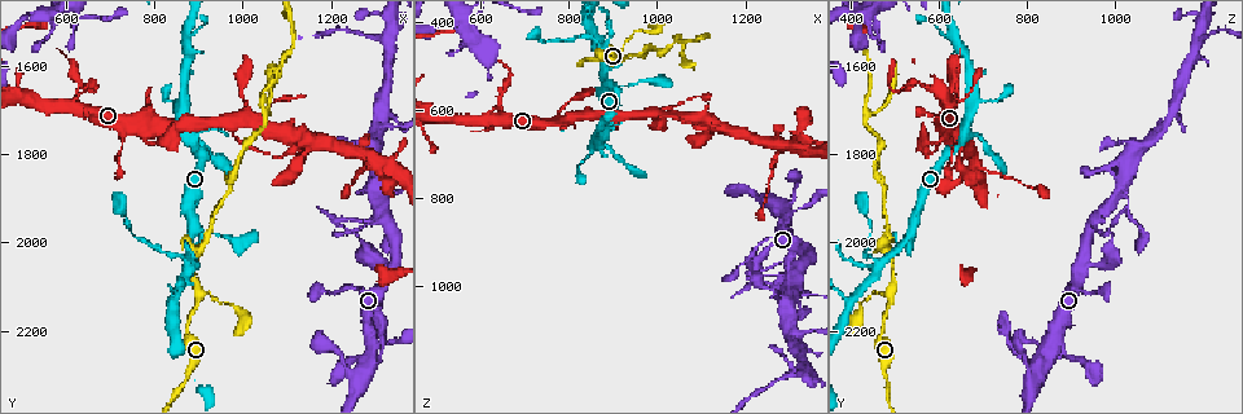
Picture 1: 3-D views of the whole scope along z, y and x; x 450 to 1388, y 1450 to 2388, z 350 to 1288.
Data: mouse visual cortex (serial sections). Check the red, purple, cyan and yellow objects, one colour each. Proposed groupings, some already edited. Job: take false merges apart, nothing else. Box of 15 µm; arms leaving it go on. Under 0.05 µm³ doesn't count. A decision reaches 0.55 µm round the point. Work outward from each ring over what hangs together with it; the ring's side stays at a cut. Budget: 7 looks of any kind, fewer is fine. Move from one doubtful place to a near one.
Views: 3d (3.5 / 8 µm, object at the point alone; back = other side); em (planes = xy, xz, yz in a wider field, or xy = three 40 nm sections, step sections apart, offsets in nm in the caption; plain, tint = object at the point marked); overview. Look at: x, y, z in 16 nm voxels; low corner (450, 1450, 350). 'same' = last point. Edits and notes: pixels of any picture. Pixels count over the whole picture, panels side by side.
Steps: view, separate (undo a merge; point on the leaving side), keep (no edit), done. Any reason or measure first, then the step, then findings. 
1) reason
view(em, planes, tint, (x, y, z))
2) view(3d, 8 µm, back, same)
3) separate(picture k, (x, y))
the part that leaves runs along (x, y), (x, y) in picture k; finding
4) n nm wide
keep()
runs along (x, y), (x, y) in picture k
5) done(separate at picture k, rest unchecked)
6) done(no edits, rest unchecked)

side arm on a straight run
view(3d, 3.5 µm, (610, 1700, 630))

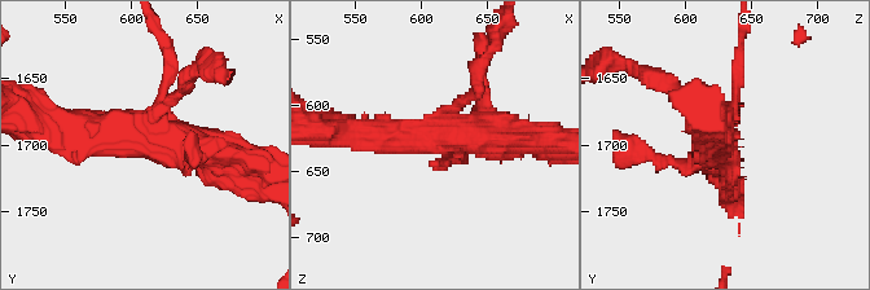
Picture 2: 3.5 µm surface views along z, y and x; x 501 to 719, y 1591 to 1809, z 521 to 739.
shape alone is not enough
view(em, planes, tint, (616, 1694, 622))

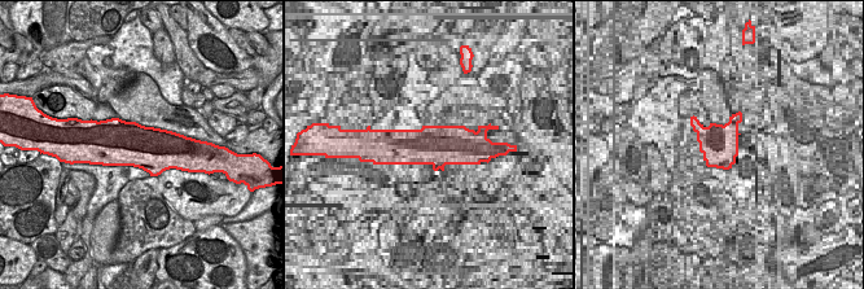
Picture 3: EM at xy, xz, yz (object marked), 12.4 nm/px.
another direction
view(em, xy, step 5, tint, same)

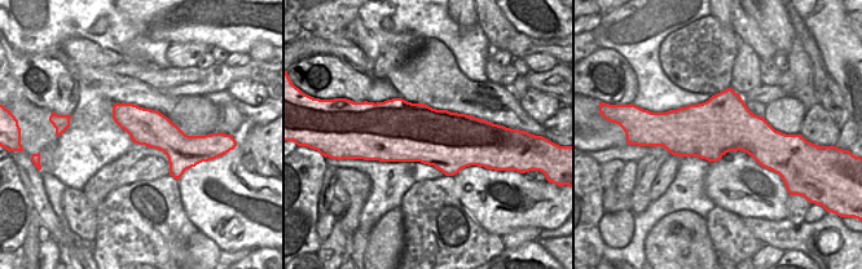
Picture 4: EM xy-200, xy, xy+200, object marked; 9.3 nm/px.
keep()
runs along (241, 157), (174, 137), (66, 130) in picture 2; continuous, no second cell

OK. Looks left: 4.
a narrow waist
view(3d, 3.5 µm, (895, 2020, 485))

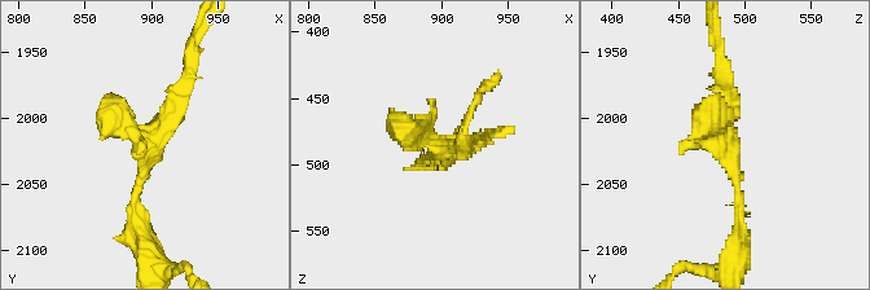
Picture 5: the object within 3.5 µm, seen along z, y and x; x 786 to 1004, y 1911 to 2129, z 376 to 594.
view(em, planes, tint, (900, 2024, 488))

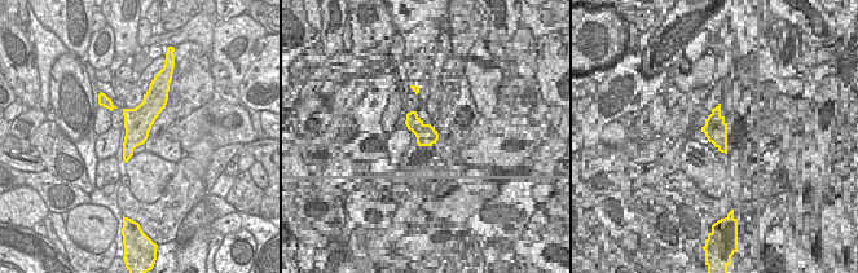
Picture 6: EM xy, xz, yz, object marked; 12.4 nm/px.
keep()
all the same cell

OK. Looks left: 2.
arms part here
view(3d, 3.5 µm, (1050, 1710, 435))

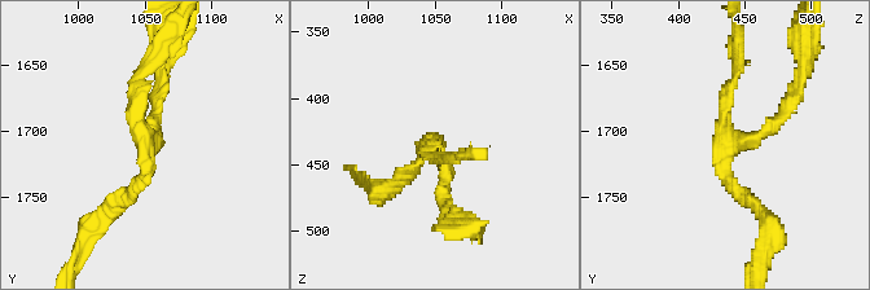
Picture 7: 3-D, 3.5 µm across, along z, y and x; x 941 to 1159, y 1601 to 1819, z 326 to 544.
3 arms; arms of 150, 150, 200 nm; now the EM
view(em, xy, step 5, tint, (1052, 1714, 436))

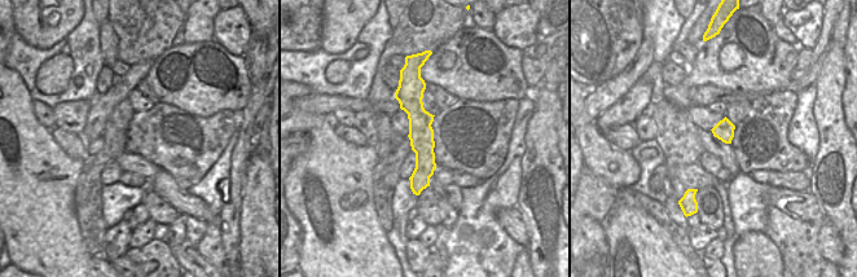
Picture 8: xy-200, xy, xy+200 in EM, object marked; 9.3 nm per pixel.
240 nm wide
keep()
runs along (110, 211), (146, 176), (143, 69) in picture 7; all the same cell

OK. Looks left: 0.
done(no edits, rest unchecked)

